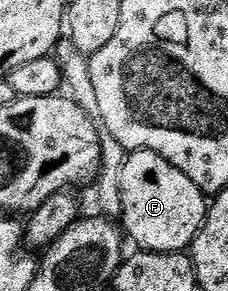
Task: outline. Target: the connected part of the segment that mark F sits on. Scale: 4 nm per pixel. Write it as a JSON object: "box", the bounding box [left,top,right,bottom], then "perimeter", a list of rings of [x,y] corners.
{"box":[120,150,209,254],"perimeter":[[[133,150],[127,155],[121,176],[120,218],[123,233],[131,241],[133,238],[141,251],[153,250],[155,254],[187,251],[206,220],[209,205],[198,184],[162,156],[149,150]]]}

